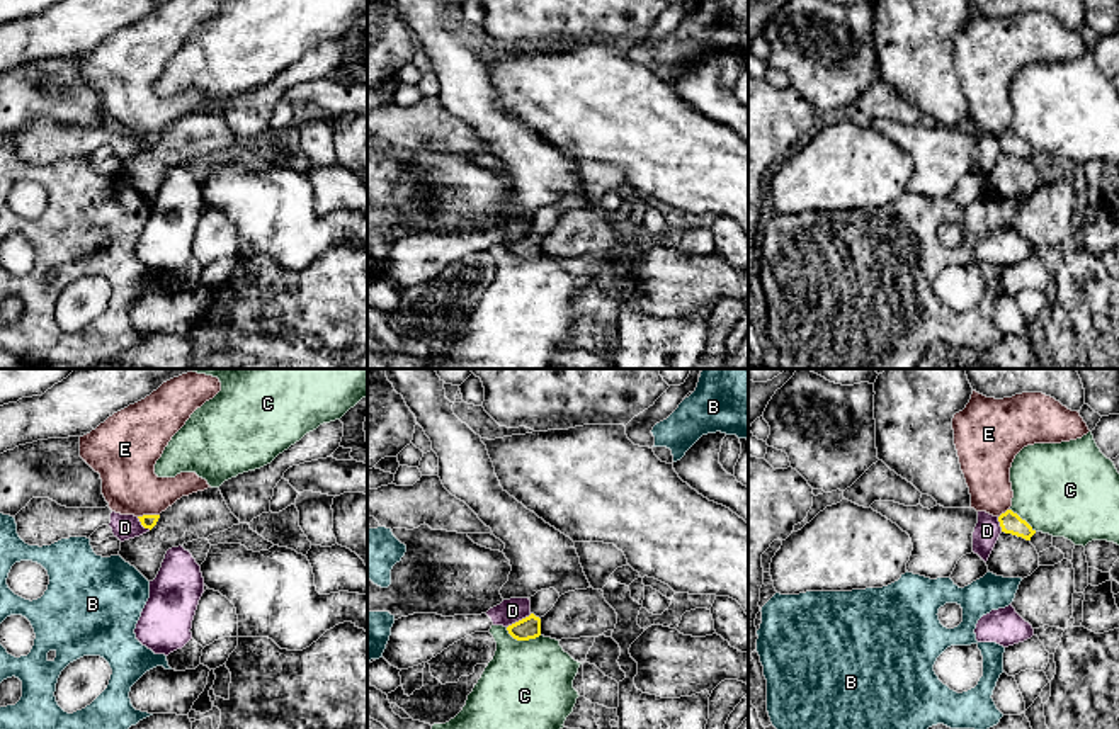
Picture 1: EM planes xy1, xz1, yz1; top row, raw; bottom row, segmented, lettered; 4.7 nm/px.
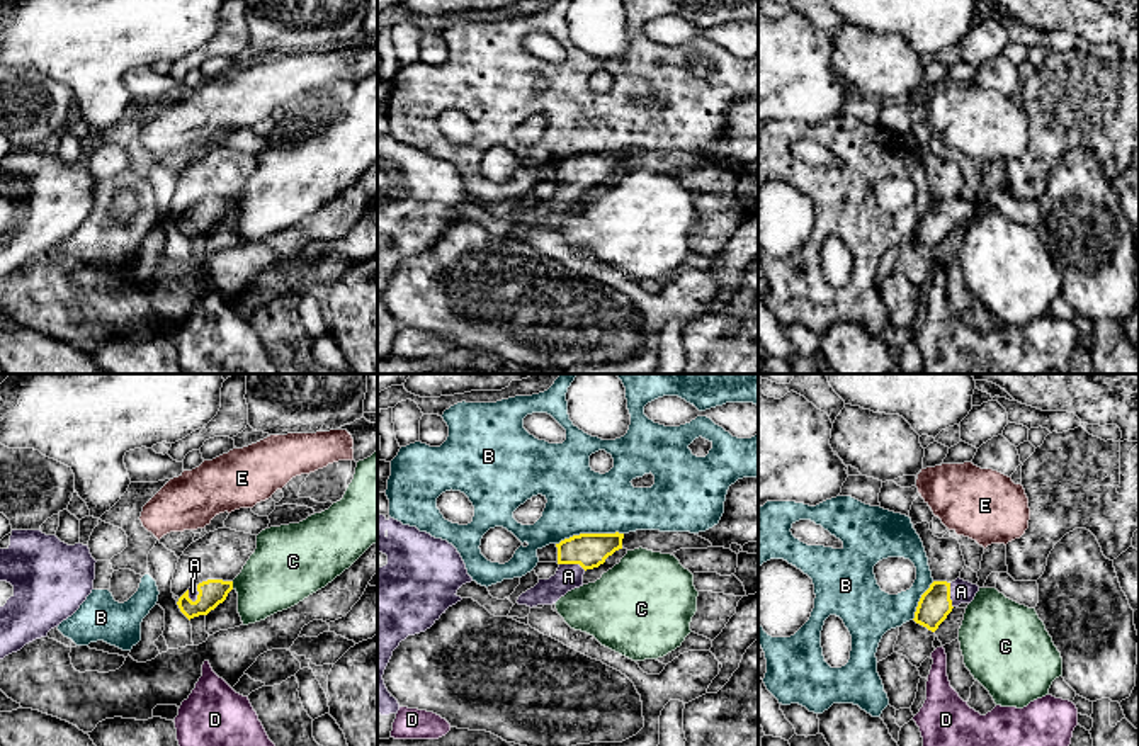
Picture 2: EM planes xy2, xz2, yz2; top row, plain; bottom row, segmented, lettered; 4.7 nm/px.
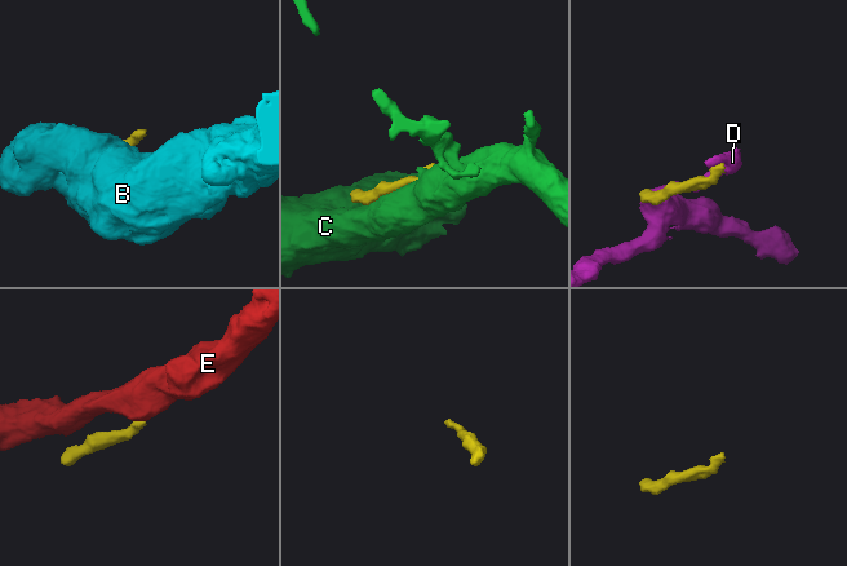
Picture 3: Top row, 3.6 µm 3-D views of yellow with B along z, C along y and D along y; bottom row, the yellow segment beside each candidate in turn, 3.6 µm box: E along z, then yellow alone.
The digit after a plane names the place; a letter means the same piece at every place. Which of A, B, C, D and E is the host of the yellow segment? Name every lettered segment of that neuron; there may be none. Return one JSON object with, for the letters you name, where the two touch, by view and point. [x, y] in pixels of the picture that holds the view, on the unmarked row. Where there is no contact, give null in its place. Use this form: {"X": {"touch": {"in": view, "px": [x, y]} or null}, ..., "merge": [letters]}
{"A": {"touch": {"in": "xz2", "px": [573, 182]}}, "merge": ["A"]}

